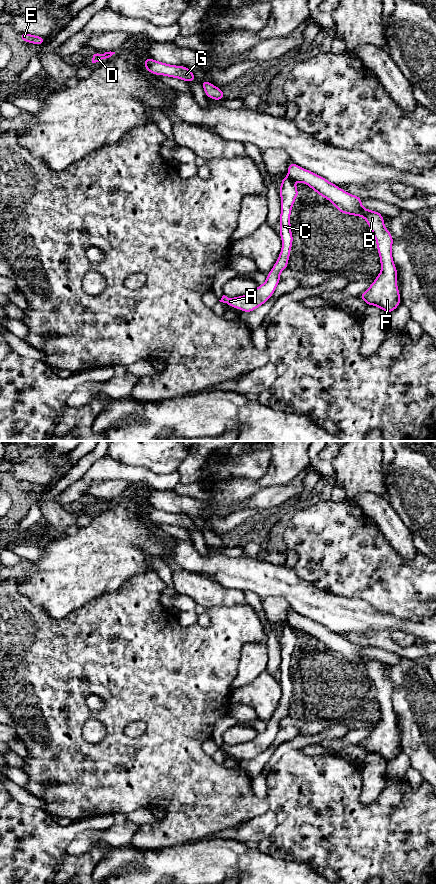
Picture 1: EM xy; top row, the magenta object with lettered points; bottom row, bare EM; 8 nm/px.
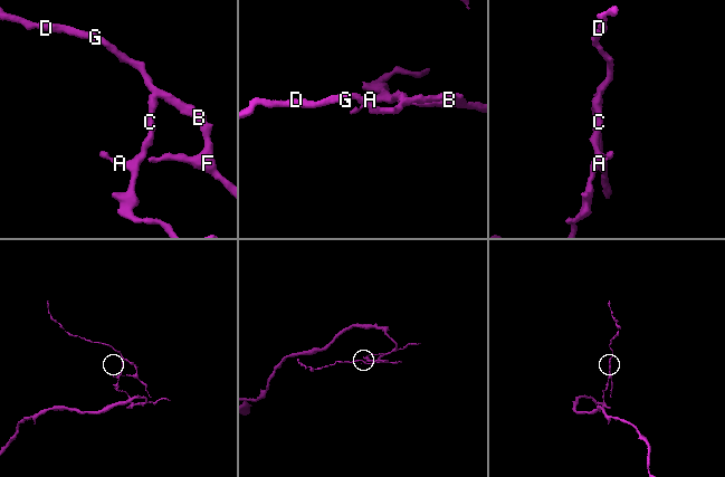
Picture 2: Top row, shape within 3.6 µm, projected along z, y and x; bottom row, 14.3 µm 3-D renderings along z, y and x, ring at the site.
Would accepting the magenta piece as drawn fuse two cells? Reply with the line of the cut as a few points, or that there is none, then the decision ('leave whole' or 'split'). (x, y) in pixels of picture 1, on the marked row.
xy (288, 175), (293, 180) | split

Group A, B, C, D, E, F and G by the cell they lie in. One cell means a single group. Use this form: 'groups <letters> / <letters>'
groups A C / B D E F G

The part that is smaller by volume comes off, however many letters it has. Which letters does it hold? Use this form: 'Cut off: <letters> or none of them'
Cut off: B, D, E, F, G

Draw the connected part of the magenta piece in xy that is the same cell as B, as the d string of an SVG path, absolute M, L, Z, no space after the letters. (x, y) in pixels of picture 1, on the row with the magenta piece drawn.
M292 161L288 164L288 176L293 181L307 184L321 197L328 199L337 207L338 212L363 217L373 233L380 257L381 272L361 298L367 305L377 306L387 314L400 304L400 292L397 286L397 268L392 258L393 236L385 228L383 215L361 205L361 197L349 194L336 184L307 169L301 168Z

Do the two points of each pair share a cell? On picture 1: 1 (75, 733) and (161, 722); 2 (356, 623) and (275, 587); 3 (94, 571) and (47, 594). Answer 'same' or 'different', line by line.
1: same
2: same
3: same

